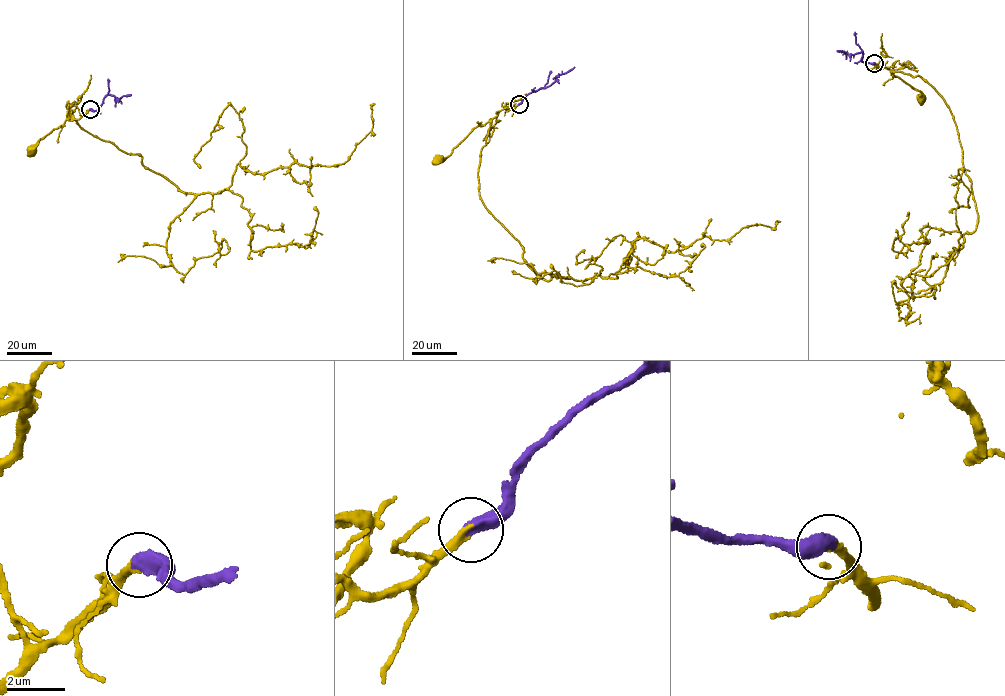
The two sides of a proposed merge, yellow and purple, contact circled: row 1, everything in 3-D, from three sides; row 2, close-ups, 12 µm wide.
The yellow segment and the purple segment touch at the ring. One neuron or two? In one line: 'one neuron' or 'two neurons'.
one neuron

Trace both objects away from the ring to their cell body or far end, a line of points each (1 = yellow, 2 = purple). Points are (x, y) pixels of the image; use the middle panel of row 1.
1: (518, 104), (514, 108), (502, 109), (485, 124), (477, 126), (449, 155), (437, 159)
2: (518, 104), (530, 93), (548, 87), (560, 75), (574, 67)

